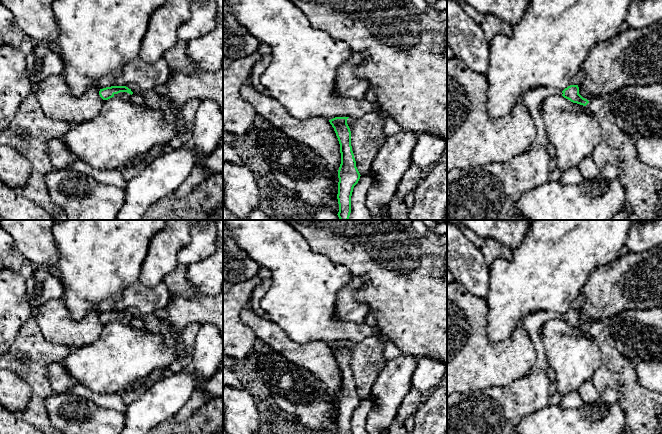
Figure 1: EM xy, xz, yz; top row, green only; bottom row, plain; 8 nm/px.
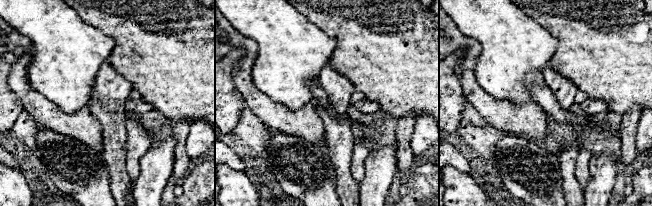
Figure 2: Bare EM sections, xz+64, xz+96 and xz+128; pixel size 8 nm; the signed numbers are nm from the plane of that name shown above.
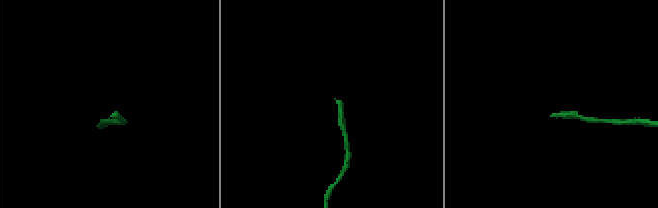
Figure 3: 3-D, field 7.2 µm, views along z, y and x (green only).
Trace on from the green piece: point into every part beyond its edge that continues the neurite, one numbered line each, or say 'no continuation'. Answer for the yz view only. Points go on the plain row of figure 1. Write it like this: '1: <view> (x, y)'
1: yz (497, 410)

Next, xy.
1: xy (124, 319)

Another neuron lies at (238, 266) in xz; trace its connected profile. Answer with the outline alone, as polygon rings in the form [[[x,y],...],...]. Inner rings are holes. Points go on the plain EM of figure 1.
[[[223,220],[223,280],[232,285],[256,276],[260,266],[236,243]]]

